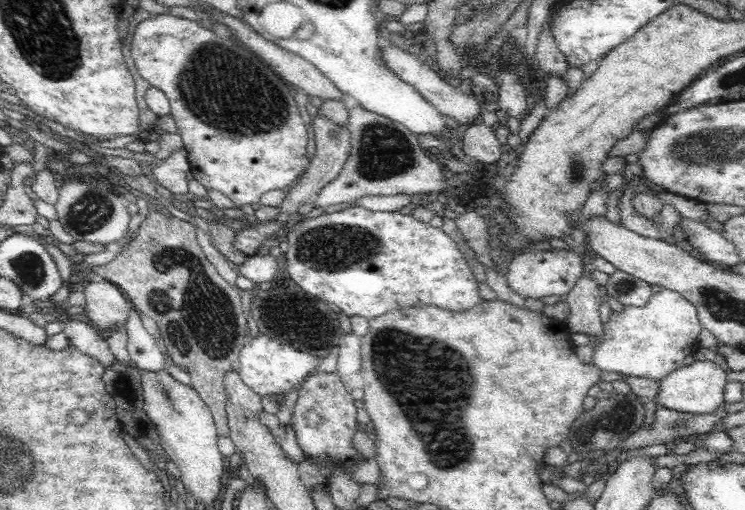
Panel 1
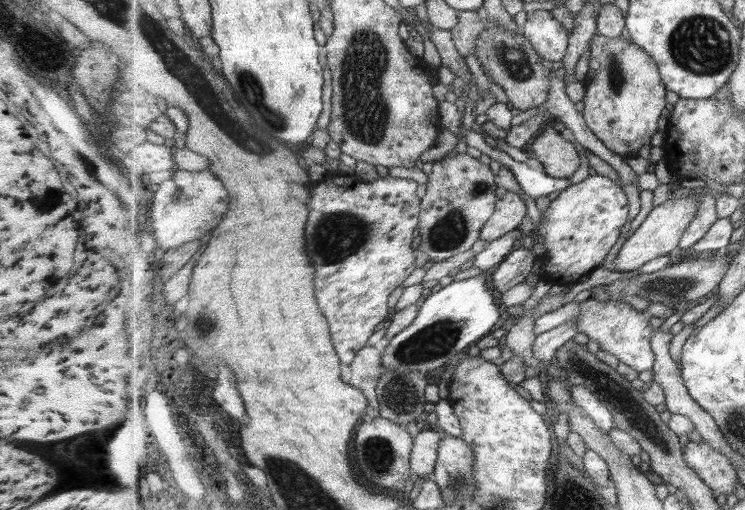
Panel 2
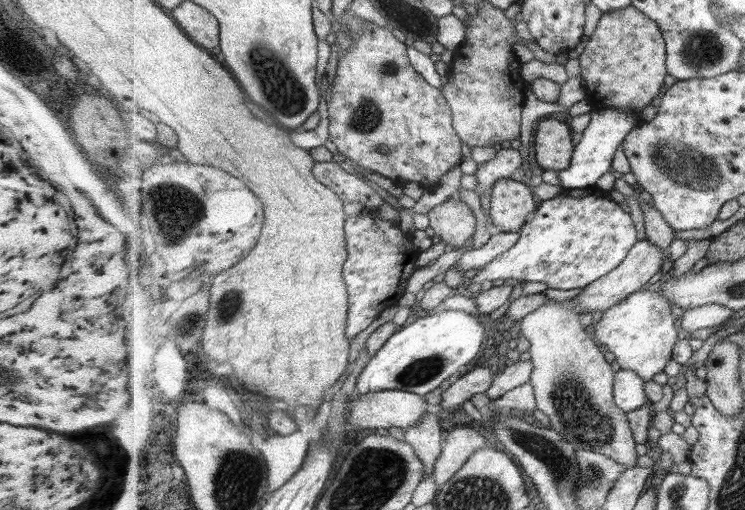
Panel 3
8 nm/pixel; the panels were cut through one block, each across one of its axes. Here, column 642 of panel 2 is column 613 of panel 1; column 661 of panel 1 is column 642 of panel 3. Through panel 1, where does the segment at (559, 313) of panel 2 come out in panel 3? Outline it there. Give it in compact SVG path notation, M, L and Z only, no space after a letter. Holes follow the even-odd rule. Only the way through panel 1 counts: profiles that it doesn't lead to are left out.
M641 289L621 303L602 313L600 321L593 324L593 334L599 345L614 354L620 369L632 370L643 381L651 382L653 376L665 373L674 360L673 347L679 341L679 332L671 312L671 304L661 296L658 289Z

